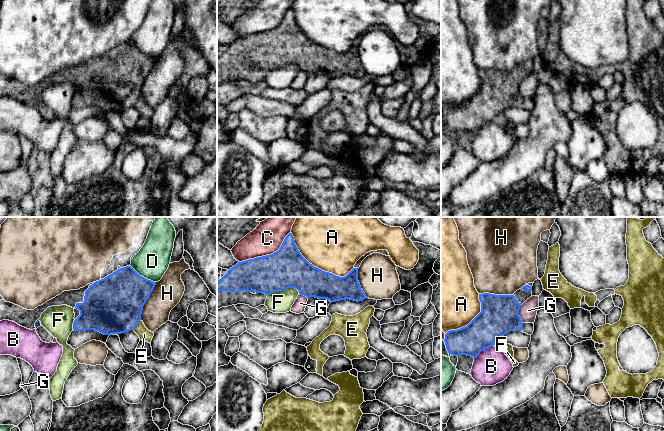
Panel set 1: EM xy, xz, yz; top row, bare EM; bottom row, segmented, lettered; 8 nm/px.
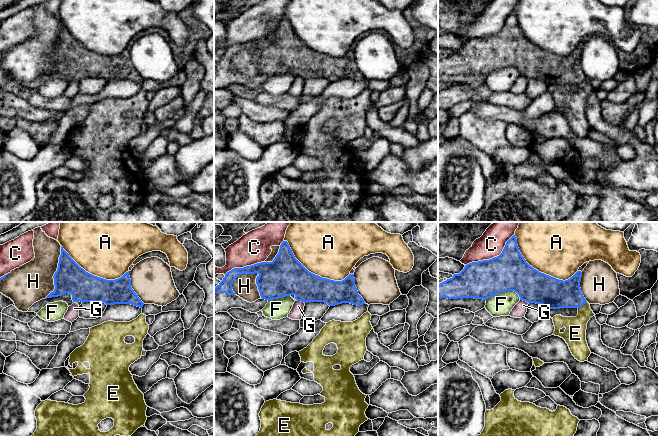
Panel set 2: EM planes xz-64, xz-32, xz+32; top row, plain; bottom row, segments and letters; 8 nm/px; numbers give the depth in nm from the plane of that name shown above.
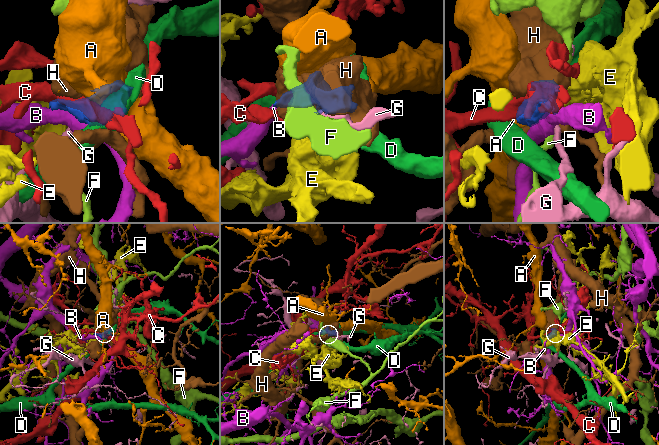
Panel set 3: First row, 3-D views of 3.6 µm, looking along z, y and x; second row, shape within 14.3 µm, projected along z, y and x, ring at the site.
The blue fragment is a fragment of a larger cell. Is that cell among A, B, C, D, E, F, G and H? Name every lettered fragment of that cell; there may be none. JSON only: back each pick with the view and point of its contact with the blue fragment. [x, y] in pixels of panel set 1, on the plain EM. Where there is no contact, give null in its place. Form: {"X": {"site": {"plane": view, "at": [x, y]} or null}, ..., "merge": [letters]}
{"merge": []}

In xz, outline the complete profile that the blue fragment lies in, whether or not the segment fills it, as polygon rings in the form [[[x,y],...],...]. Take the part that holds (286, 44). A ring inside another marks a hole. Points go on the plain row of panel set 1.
[[[289,9],[278,27],[238,38],[217,57],[217,85],[237,80],[256,84],[265,80],[268,71],[288,64],[297,65],[307,74],[327,75],[331,79],[345,75],[363,77],[367,73],[358,57],[358,45],[353,44],[346,52],[339,53],[314,43],[302,32],[292,9]]]

